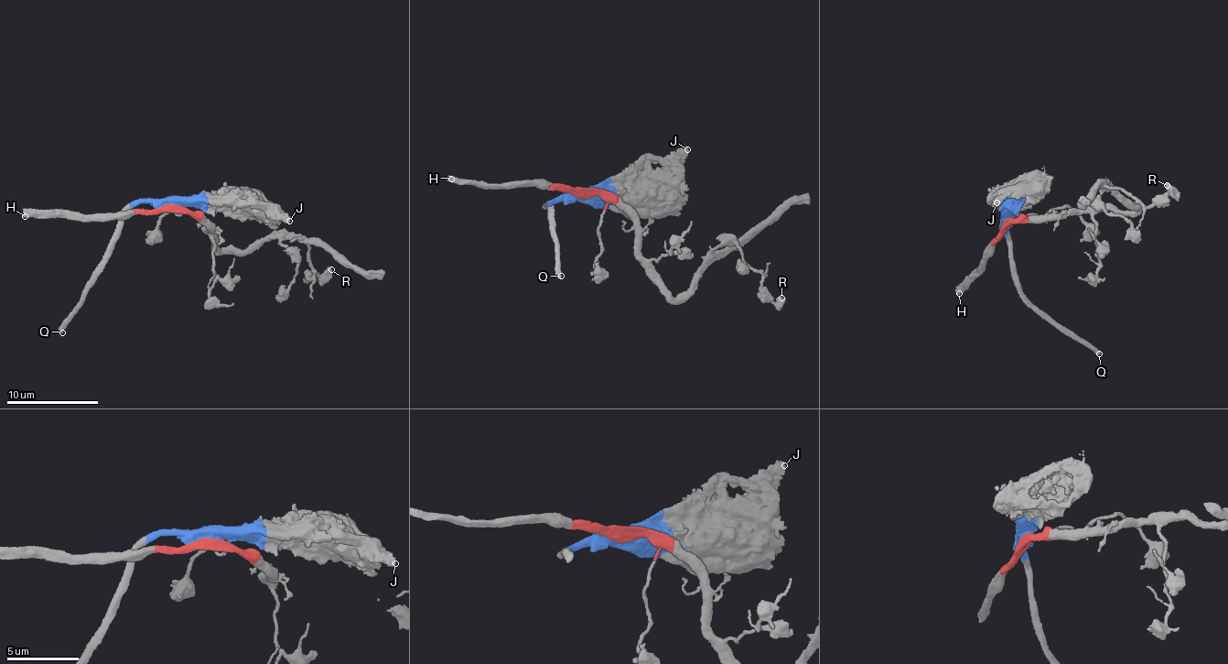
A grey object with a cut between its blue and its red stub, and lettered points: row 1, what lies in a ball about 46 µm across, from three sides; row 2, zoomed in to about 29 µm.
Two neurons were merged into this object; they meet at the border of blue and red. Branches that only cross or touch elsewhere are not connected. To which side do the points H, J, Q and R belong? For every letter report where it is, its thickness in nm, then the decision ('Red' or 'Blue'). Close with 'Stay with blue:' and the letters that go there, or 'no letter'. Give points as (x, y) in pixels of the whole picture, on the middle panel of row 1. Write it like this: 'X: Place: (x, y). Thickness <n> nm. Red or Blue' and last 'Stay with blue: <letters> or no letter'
H: Place: (451, 179). Thickness 550 nm. Red
J: Place: (687, 149). Thickness 600 nm. Blue
Q: Place: (561, 276). Thickness 360 nm. Blue
R: Place: (781, 298). Thickness 500 nm. Red
Stay with blue: J, Q

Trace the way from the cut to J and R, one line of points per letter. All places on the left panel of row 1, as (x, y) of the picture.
J: (168, 203), (212, 208), (263, 203), (290, 220)
R: (168, 203), (198, 212), (220, 250), (256, 247), (284, 235), (305, 243), (309, 278), (331, 269)

